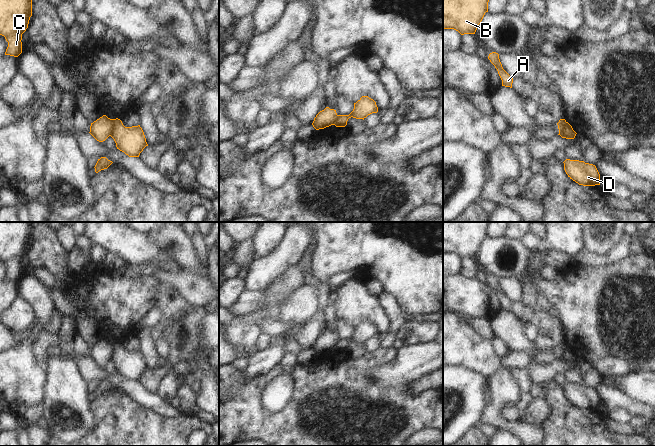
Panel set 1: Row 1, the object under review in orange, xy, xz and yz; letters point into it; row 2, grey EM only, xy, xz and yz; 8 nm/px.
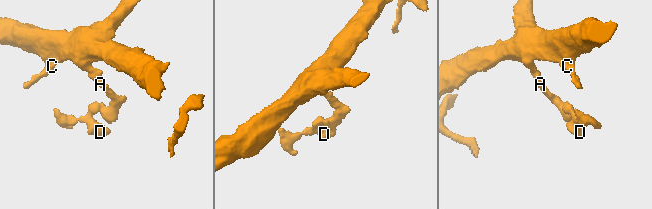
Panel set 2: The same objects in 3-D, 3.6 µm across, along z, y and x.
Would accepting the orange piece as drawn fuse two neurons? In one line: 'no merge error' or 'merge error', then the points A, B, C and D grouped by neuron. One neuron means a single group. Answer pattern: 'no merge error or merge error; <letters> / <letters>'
merge error; A B C / D

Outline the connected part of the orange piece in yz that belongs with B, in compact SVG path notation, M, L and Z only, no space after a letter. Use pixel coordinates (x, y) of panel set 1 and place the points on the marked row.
M443 0L443 29L454 29L461 35L475 34L489 0Z

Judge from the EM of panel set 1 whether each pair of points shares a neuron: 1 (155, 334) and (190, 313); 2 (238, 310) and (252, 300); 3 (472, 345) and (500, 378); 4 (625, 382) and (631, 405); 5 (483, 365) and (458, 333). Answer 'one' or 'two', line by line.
1: two
2: one
3: two
4: two
5: one

